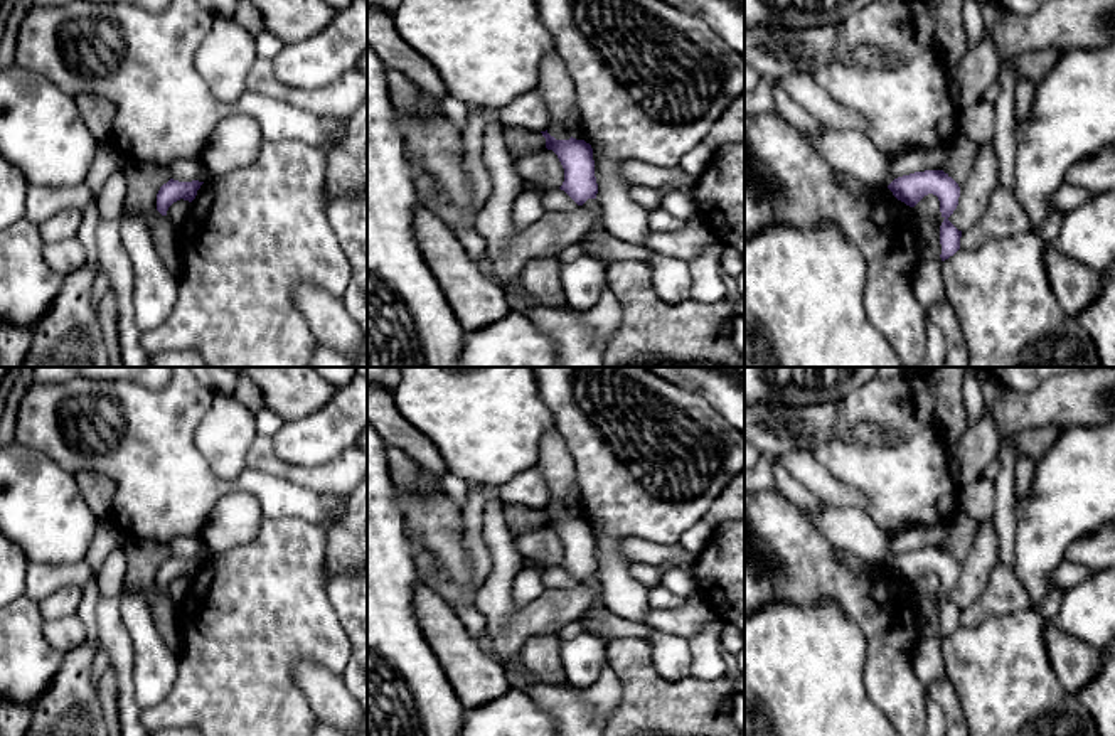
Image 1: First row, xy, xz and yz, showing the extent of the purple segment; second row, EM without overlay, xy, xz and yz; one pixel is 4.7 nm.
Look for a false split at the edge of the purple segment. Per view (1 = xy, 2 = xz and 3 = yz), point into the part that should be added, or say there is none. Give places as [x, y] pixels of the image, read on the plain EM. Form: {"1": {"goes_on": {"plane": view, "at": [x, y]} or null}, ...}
{"1": {"goes_on": null}, "2": {"goes_on": null}, "3": {"goes_on": null}}

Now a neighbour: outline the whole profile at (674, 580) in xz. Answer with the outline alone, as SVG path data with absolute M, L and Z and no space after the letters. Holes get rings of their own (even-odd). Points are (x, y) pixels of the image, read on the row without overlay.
M665 568L660 578L660 584L679 596L687 596L694 591L691 574L682 573L679 568Z

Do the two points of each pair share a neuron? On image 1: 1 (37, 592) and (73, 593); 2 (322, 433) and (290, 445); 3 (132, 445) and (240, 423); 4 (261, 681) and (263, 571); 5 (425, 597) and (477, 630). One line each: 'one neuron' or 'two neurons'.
1: two neurons
2: one neuron
3: two neurons
4: one neuron
5: two neurons

